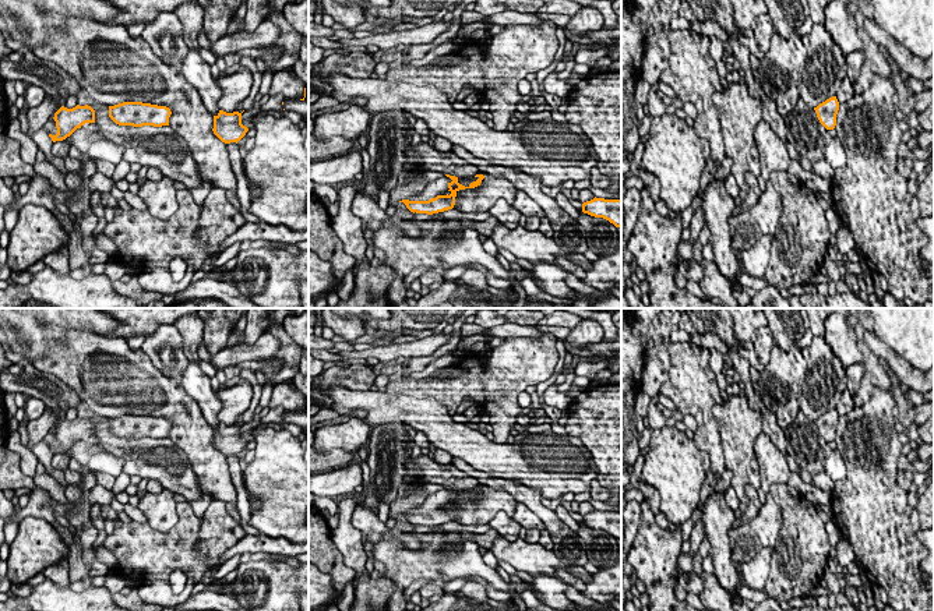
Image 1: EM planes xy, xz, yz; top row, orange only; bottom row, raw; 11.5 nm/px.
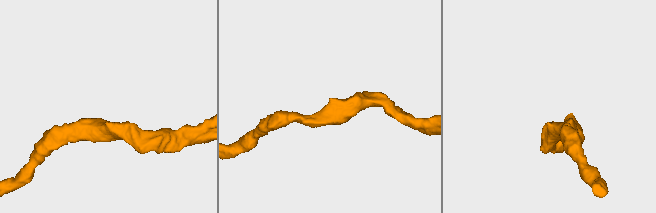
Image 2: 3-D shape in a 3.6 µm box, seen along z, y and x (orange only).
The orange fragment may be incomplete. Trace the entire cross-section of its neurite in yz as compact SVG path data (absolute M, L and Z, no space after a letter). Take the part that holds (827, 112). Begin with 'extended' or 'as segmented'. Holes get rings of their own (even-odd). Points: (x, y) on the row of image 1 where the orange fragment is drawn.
as segmented | M832 96L826 99L825 102L820 103L817 107L814 107L817 117L820 123L826 128L826 130L833 130L836 126L836 114L839 110L839 102L836 96Z

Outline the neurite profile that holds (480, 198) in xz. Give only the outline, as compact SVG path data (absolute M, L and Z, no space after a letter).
M482 172L479 174L483 174L484 179L477 187L457 191L454 209L487 212L500 198L504 198L511 205L514 204L517 188L510 180Z

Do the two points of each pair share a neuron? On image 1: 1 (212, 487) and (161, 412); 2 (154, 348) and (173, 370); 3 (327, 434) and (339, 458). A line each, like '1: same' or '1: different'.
1: same
2: same
3: different

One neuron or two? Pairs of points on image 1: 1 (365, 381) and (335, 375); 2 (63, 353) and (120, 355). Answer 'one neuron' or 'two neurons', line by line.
1: one neuron
2: one neuron

